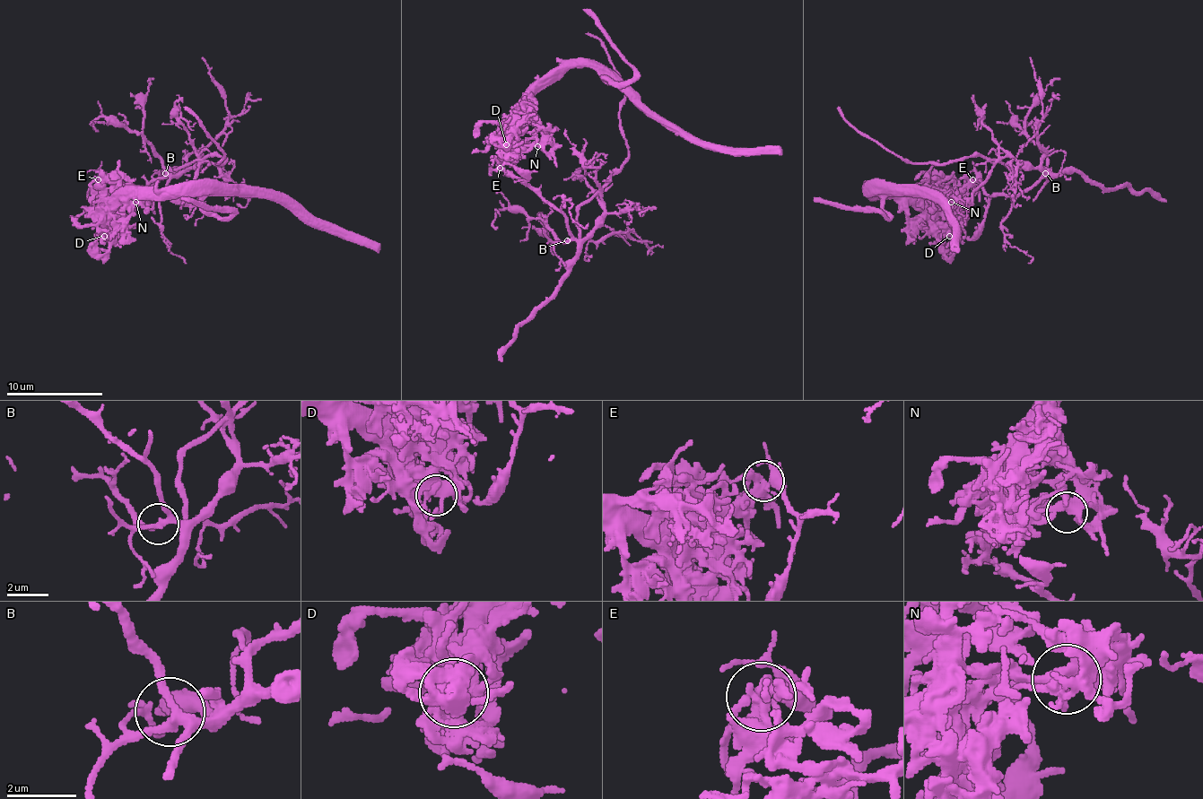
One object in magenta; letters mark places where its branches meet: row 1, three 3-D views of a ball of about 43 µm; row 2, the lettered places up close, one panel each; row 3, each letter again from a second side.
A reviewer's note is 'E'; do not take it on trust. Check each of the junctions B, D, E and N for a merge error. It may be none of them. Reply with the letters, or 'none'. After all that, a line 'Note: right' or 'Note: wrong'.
E
Note: right

